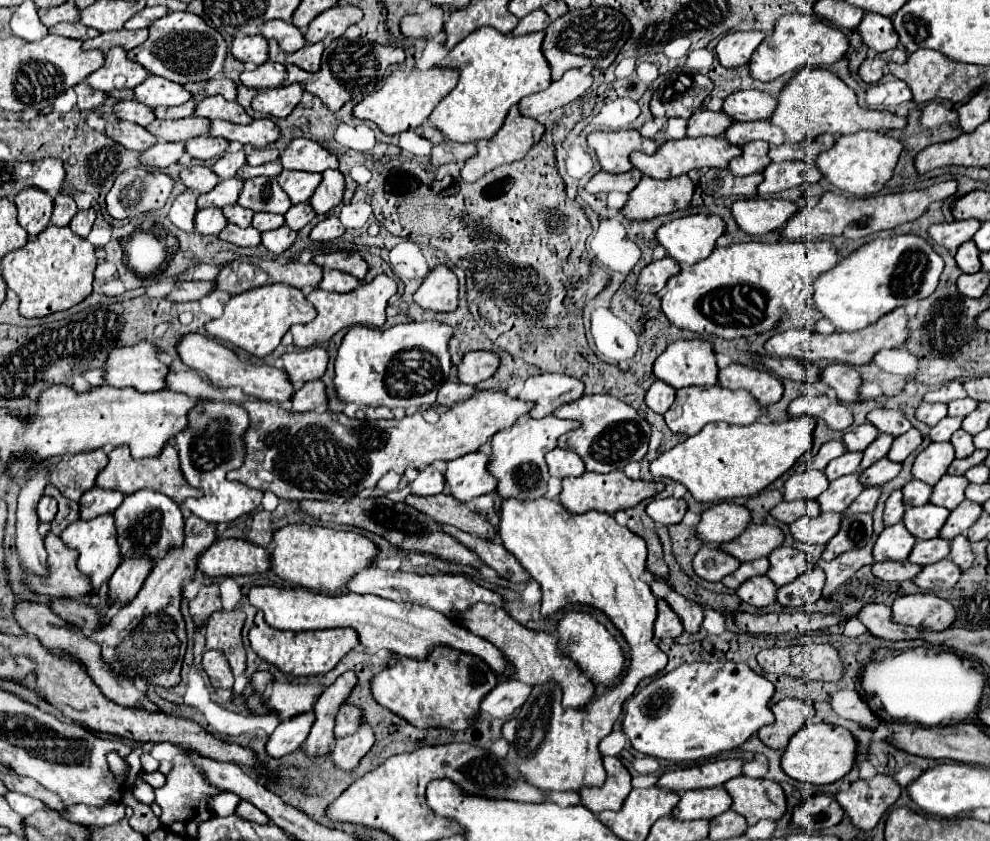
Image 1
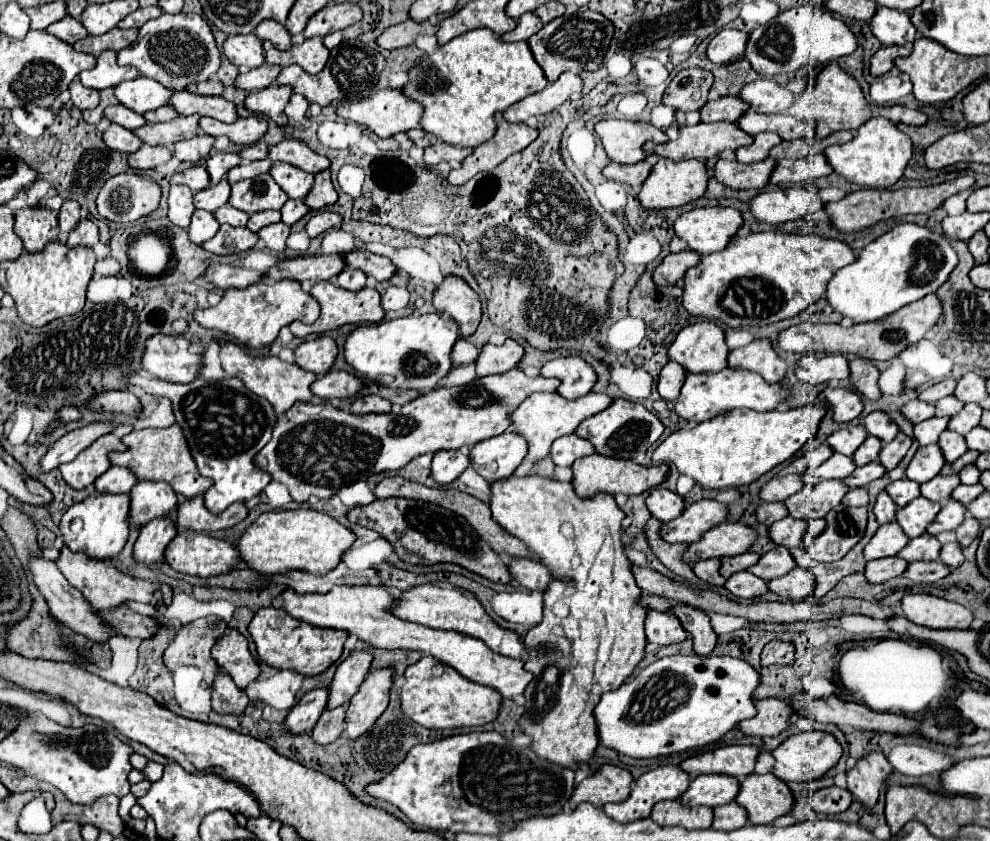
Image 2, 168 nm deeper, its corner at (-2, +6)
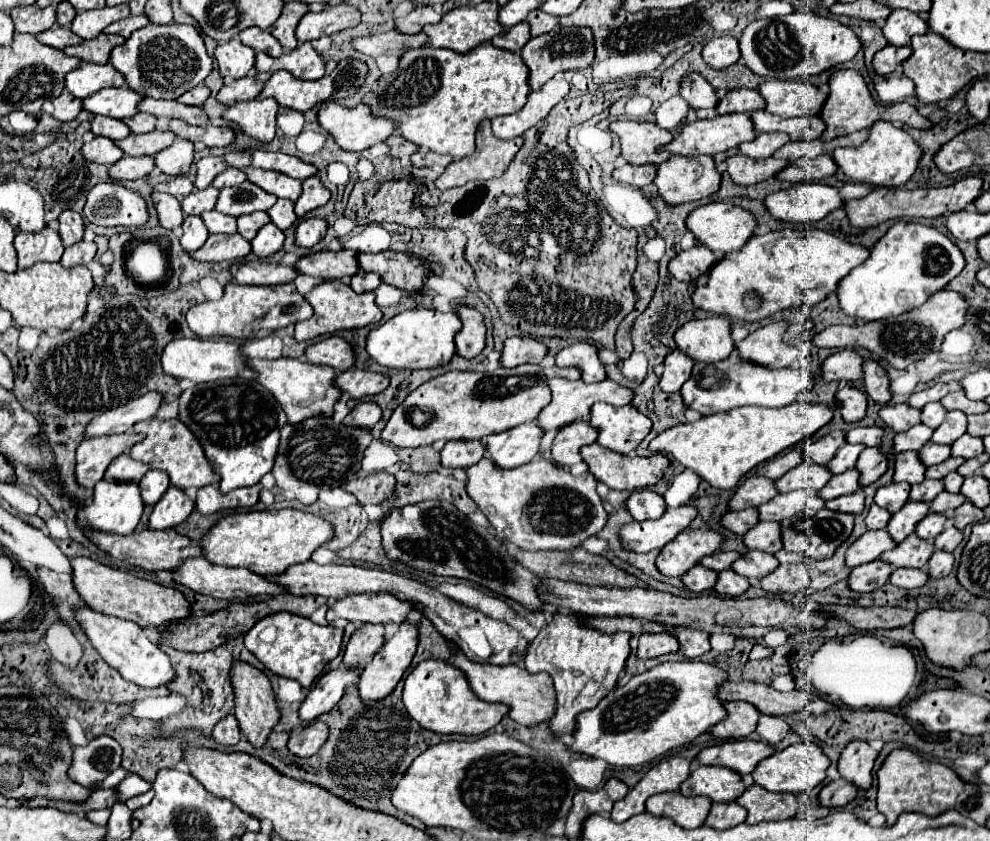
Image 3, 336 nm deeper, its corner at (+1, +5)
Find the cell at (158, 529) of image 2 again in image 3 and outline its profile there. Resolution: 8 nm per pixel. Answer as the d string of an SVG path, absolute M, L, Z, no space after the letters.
M171 486L165 492L165 498L161 498L157 506L153 506L147 526L149 530L169 530L185 522L191 512L193 512L193 500L189 500L183 490Z

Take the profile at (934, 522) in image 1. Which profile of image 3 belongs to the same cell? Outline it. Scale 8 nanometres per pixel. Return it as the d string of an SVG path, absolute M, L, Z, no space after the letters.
M911 500L897 514L891 516L891 520L887 524L887 532L899 544L909 534L915 532L915 526L927 516L927 512L929 512L929 504L927 502L913 502Z

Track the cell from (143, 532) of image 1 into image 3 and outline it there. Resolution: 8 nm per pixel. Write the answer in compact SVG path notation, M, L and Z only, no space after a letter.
M149 470L141 478L139 488L141 488L143 504L155 506L161 500L161 496L167 492L167 488L169 488L169 476L165 472L159 472L159 470Z

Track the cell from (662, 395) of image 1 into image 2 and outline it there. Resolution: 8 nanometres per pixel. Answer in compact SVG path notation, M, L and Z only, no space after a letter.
M668 361L660 373L660 379L658 379L660 397L666 401L676 401L682 385L684 385L684 379L686 379L684 367L676 365L676 361Z

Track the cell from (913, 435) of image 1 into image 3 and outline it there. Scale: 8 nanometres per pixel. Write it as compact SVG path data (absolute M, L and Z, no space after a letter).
M879 446L865 448L859 456L857 470L861 470L861 486L869 486L879 480L889 468L889 456L881 452Z

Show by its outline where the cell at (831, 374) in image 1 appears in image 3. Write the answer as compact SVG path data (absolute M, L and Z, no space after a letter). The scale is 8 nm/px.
M875 360L863 362L863 382L865 382L865 392L877 404L887 404L891 400L889 378L887 378L885 368L879 362L875 362Z

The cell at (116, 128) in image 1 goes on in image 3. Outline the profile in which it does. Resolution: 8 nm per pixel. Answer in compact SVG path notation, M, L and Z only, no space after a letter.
M97 136L91 142L87 142L81 152L87 160L93 160L93 162L105 164L105 166L111 166L125 156L125 152L115 144L115 140L103 138L103 136Z

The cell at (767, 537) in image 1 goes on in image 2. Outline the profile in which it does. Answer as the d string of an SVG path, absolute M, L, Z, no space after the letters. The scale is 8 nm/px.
M722 523L708 533L702 533L702 537L686 547L682 553L682 561L688 565L694 565L704 559L712 557L732 557L740 555L750 549L750 545L756 541L756 531L742 525L742 523Z

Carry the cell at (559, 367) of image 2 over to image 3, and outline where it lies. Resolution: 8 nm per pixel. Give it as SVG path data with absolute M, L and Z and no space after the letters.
M575 342L555 354L555 366L559 368L577 368L581 372L581 380L587 384L605 380L603 364L597 356L597 348L589 342Z

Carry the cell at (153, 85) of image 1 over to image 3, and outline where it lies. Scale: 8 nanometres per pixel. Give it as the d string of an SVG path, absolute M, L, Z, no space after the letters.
M129 86L105 88L105 90L99 90L97 94L85 98L83 110L123 120L123 118L135 116L139 112L137 106L141 104L141 100L143 100L143 96L137 94L135 90L131 90Z

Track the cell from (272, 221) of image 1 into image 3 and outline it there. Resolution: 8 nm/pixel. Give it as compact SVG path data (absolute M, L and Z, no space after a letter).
M253 212L253 214L237 218L237 232L241 236L245 236L247 240L253 240L255 234L257 234L257 230L263 228L269 222L271 222L271 218L269 218L267 212Z

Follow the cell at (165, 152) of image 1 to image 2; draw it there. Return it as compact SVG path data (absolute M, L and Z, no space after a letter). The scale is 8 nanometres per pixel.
M142 145L136 153L128 155L128 165L136 171L146 171L146 169L156 169L158 165L164 165L170 157L172 157L170 147Z

